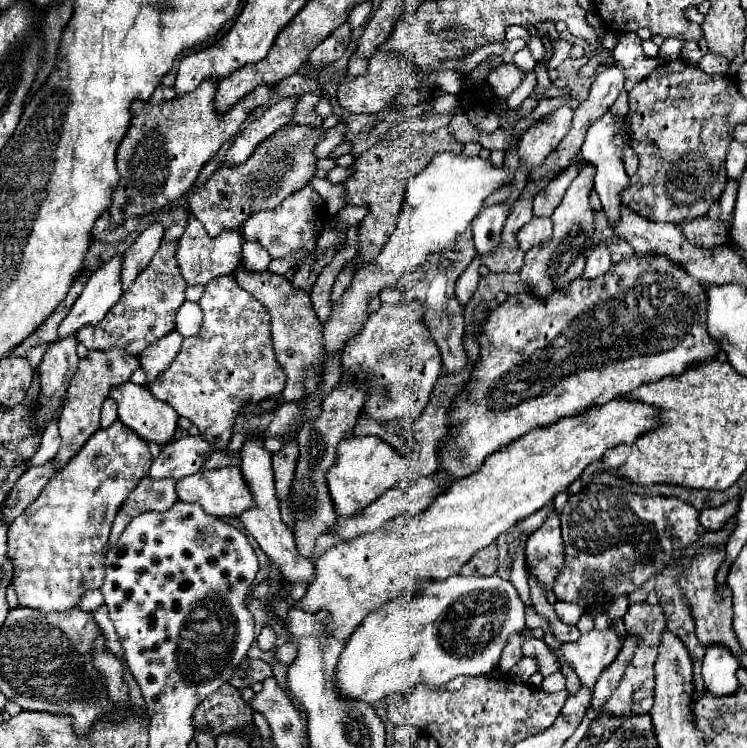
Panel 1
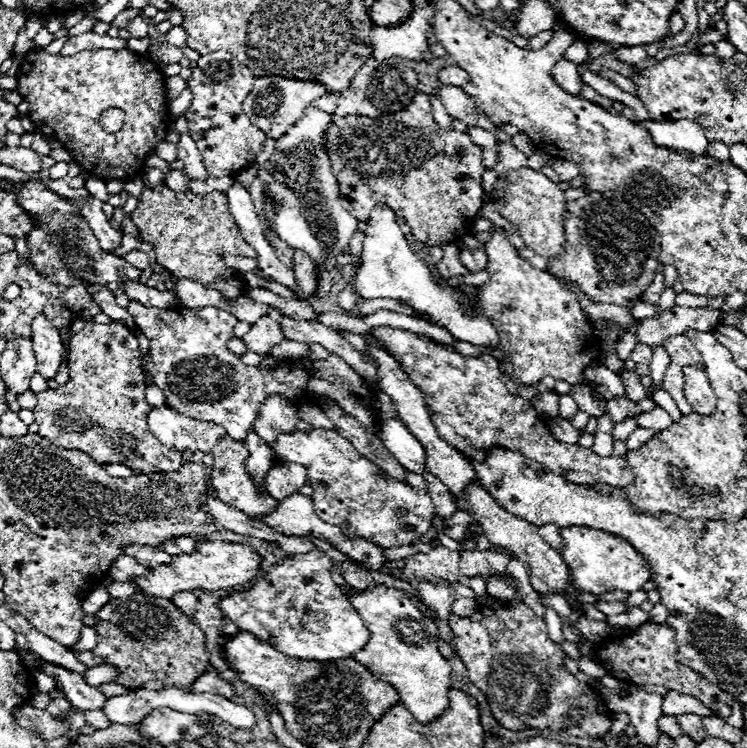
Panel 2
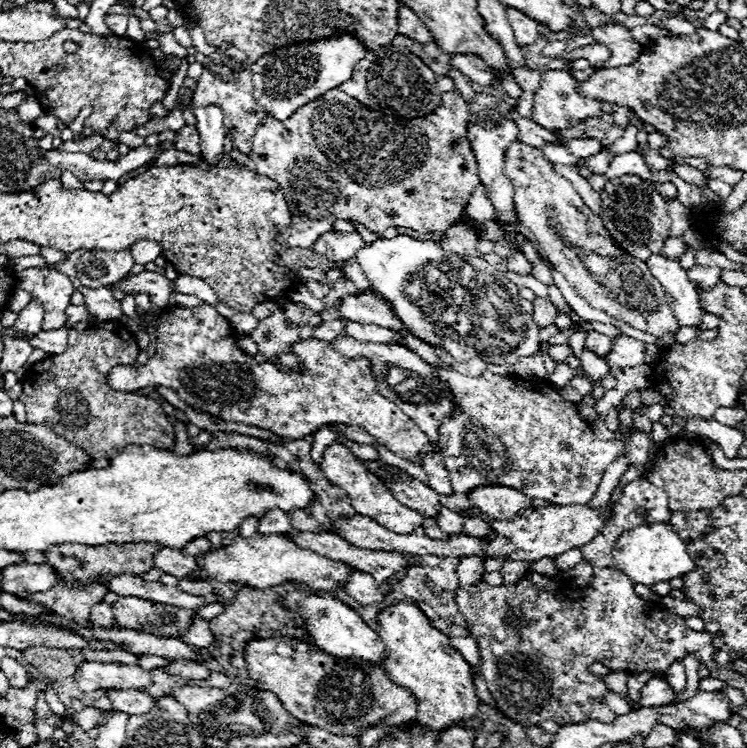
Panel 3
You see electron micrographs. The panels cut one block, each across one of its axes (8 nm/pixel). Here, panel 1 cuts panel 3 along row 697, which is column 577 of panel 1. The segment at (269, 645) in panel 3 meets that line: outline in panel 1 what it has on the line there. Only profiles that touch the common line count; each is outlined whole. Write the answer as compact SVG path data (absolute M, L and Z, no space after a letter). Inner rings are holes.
M634 254L630 258L616 262L604 276L598 276L594 280L576 278L576 280L568 282L562 290L554 290L552 294L548 294L544 298L536 298L530 290L526 290L522 294L508 296L508 300L504 304L500 304L496 310L492 310L484 322L484 328L482 328L482 334L478 340L480 342L480 360L474 364L474 372L472 372L470 382L456 396L456 402L452 404L452 414L450 414L452 434L448 436L448 440L440 448L442 460L440 460L438 472L452 474L452 482L458 478L464 478L464 476L476 472L478 466L482 464L482 460L488 458L488 454L492 454L496 448L502 448L504 444L514 442L516 438L524 436L532 428L554 424L556 420L564 418L564 416L574 416L590 406L600 406L616 396L630 394L632 390L636 390L638 386L642 386L646 382L656 382L656 380L662 380L666 376L678 376L692 366L714 360L720 352L720 342L716 342L706 330L706 306L708 306L708 298L706 298L704 286L700 282L696 282L696 278L688 276L680 264L670 262L666 256L660 256L660 254Z

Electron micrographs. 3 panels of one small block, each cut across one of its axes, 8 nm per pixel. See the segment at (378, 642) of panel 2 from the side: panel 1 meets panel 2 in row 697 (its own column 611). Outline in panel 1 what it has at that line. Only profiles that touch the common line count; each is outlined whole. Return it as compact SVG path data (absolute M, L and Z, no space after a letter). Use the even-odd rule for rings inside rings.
M618 396L618 398L612 398L610 402L606 402L604 406L592 406L590 410L584 410L584 412L580 412L580 414L576 414L576 416L560 418L558 422L554 422L554 424L550 424L550 426L534 428L532 432L520 436L520 438L514 440L512 444L502 446L500 450L496 450L494 454L490 454L490 456L484 460L484 464L480 466L480 470L476 470L474 474L464 476L464 478L452 482L452 484L448 486L448 490L444 490L444 494L440 494L440 498L436 498L436 502L434 502L430 508L426 508L424 512L420 512L420 514L416 514L416 516L400 514L400 516L396 516L396 518L384 522L384 526L382 526L380 530L376 530L376 532L362 534L362 536L354 538L354 540L342 542L342 544L338 544L338 546L326 550L326 552L316 560L316 578L314 578L312 586L308 586L306 596L300 600L300 608L304 608L304 610L316 610L316 608L318 608L318 610L328 610L328 612L332 614L332 632L334 632L334 636L336 636L336 638L342 638L342 640L348 638L348 636L358 628L358 624L364 620L364 616L366 616L368 612L378 610L382 604L386 604L386 602L392 600L392 598L398 598L398 596L404 596L404 594L414 594L416 588L418 588L418 582L416 582L416 580L422 580L422 578L444 580L444 578L450 578L450 576L458 574L460 568L462 568L478 550L490 546L502 532L510 530L518 520L522 520L522 518L526 518L526 516L538 512L542 506L546 506L548 502L552 502L552 498L554 498L558 492L566 490L566 488L584 472L584 468L586 468L588 464L592 464L594 460L600 460L608 448L612 448L612 446L616 446L616 444L620 444L620 442L632 444L632 442L636 442L644 432L654 430L654 428L660 424L660 420L658 420L656 416L658 416L658 408L654 408L654 406L650 406L650 404L644 404L644 402L638 402L638 400L628 400L628 398L624 398L624 396Z

